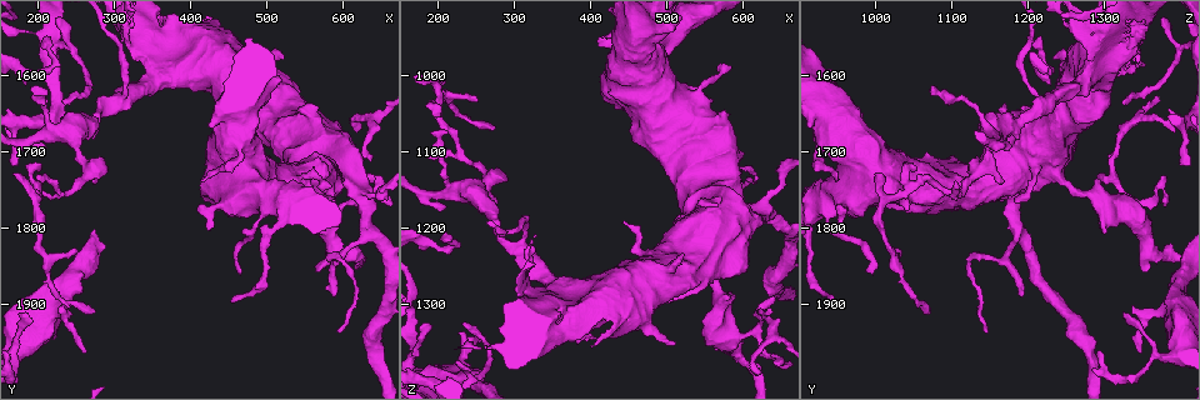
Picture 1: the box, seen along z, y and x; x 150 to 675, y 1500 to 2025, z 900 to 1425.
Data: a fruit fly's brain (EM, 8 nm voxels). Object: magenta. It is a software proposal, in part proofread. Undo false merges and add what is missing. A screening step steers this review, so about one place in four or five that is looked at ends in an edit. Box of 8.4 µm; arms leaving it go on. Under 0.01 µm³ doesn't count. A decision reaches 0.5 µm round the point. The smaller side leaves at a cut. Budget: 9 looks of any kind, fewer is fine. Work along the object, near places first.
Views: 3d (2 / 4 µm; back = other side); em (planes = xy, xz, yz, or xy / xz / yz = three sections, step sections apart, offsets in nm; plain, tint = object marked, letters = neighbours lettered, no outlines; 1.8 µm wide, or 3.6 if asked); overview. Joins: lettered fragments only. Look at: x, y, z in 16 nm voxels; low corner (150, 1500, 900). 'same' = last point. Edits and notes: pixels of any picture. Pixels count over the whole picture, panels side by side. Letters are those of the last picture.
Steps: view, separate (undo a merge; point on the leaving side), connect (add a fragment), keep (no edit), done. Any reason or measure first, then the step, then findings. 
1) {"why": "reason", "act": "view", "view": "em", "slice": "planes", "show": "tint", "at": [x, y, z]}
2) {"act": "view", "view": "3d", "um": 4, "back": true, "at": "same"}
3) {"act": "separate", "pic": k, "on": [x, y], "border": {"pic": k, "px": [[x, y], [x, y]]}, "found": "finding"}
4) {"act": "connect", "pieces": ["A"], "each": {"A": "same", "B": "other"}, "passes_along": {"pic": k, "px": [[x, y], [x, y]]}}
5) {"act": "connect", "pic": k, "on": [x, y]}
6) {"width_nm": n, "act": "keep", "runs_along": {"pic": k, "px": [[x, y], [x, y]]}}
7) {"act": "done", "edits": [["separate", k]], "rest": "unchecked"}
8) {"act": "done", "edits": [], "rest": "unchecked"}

{"why": "branch stops here", "act": "view", "view": "3d", "um": 2, "at": [445, 1640, 1190]}

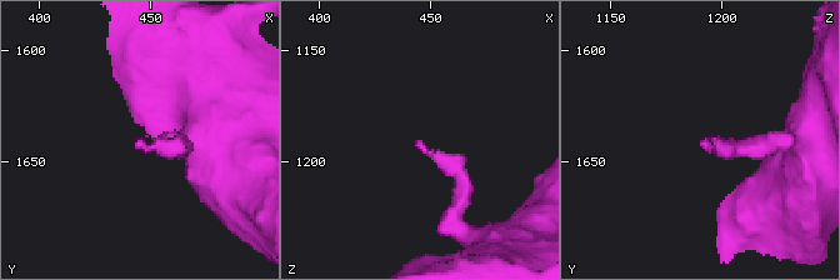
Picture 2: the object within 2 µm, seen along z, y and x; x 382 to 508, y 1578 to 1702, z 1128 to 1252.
{"act": "view", "view": "em", "slice": "xy", "step": 8, "show": "tint", "at": [442, 1643, 1191]}

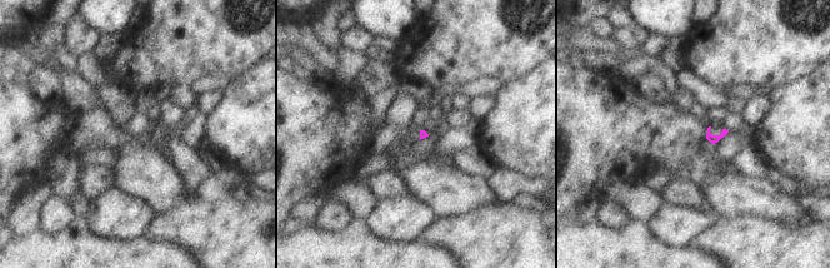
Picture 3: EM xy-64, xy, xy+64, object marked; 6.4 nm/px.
{"why": "another direction", "act": "view", "view": "em", "slice": "planes", "show": "letters", "at": "same"}

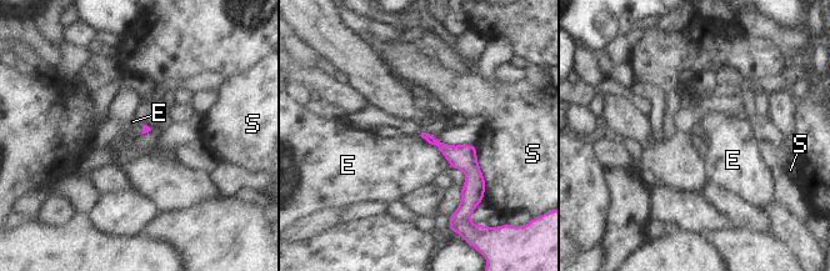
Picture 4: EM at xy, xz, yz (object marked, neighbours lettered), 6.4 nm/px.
{"act": "keep", "each": {"E": "other", "S": "other"}, "found": "none of them fits"}

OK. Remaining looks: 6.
{"why": "narrows sharply", "act": "view", "view": "3d", "um": 4, "at": [580, 1780, 1340]}

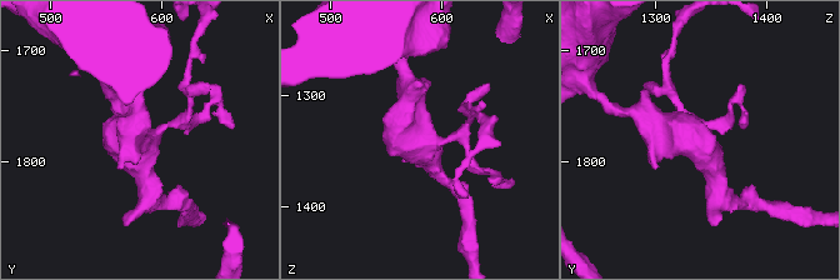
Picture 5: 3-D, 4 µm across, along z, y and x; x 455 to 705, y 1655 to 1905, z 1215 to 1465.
{"arms": 3, "arm_widths_nm": [170, 300, 360], "act": "view", "view": "em", "slice": "xy", "step": 4, "show": "tint", "at": [580, 1784, 1340]}

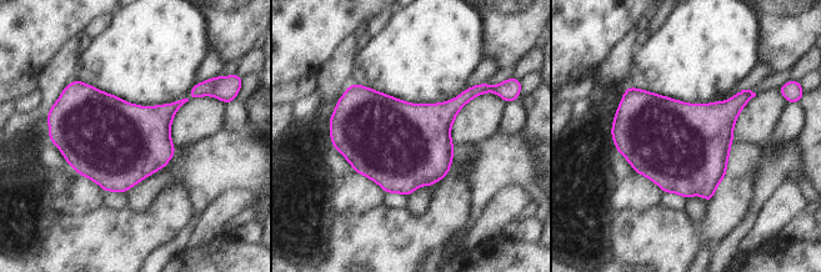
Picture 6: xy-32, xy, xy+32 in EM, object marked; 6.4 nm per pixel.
{"act": "view", "view": "em", "slice": "planes", "show": "letters", "at": "same"}

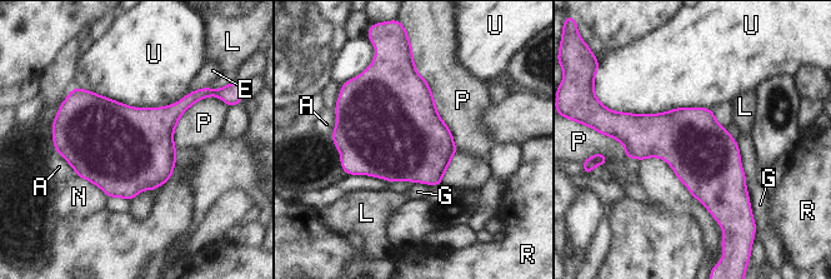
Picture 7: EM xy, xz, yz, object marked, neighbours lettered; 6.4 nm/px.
{"act": "keep", "each": {"A": "other", "E": "other", "G": "other", "L": "other", "N": "other", "P": "other", "R": "other", "U": "other"}, "border": {"pic": 7, "px": [[76, 85], [133, 106], [191, 91]]}, "found": "all the same neuron"}

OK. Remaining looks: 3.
{"why": "thick turns thin", "act": "view", "view": "em", "um": 3.6, "slice": "planes", "show": "letters", "at": [555, 1745, 1035]}

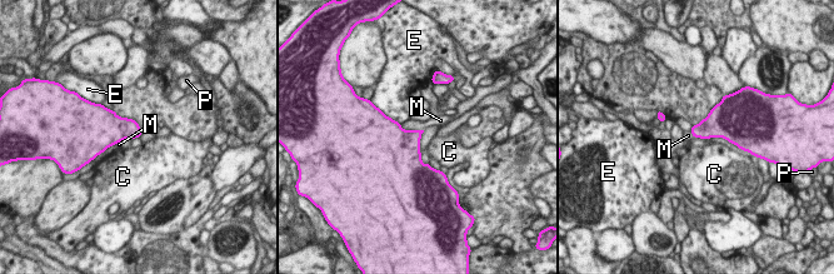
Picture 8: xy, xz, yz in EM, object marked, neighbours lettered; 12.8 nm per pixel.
{"act": "keep", "each": {"C": "other", "E": "other", "M": "other", "P": "other"}, "border": {"pic": 8, "px": [[400, 124], [404, 129], [423, 130]]}, "found": "one neuron here"}

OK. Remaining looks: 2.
{"why": "an open end", "act": "view", "view": "em", "slice": "planes", "show": "letters", "at": [265, 1960, 1345]}

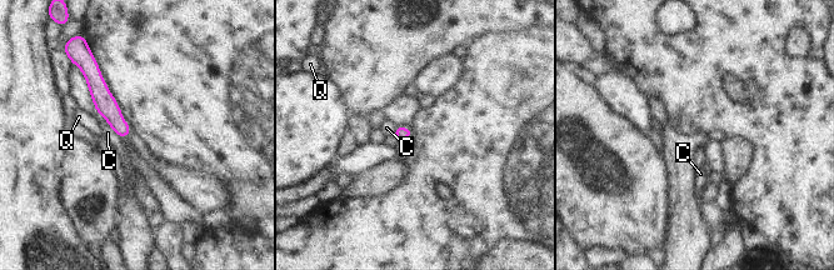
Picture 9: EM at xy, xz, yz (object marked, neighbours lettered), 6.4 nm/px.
{"longest_contact_nm": ["C", 240], "act": "keep", "each": {"C": "other", "Q": "other"}, "runs_along": {"pic": 9, "px": [[93, 70], [104, 103], [128, 131]]}, "found": "none of them fits"}

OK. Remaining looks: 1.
{"act": "done", "edits": [], "rest": "unchecked"}

